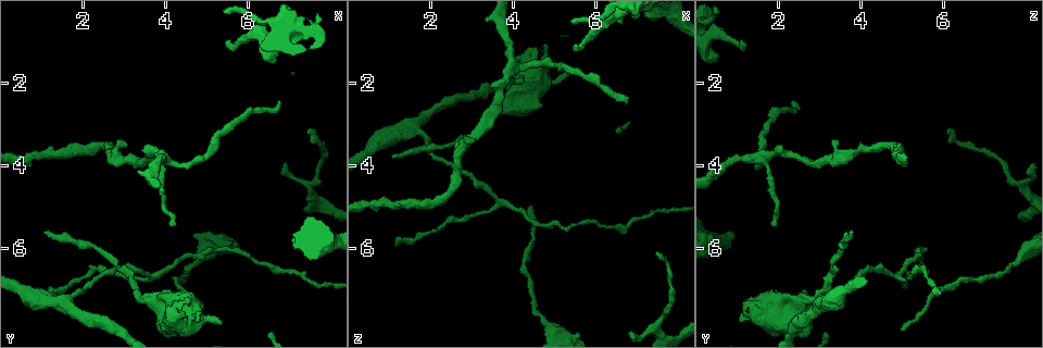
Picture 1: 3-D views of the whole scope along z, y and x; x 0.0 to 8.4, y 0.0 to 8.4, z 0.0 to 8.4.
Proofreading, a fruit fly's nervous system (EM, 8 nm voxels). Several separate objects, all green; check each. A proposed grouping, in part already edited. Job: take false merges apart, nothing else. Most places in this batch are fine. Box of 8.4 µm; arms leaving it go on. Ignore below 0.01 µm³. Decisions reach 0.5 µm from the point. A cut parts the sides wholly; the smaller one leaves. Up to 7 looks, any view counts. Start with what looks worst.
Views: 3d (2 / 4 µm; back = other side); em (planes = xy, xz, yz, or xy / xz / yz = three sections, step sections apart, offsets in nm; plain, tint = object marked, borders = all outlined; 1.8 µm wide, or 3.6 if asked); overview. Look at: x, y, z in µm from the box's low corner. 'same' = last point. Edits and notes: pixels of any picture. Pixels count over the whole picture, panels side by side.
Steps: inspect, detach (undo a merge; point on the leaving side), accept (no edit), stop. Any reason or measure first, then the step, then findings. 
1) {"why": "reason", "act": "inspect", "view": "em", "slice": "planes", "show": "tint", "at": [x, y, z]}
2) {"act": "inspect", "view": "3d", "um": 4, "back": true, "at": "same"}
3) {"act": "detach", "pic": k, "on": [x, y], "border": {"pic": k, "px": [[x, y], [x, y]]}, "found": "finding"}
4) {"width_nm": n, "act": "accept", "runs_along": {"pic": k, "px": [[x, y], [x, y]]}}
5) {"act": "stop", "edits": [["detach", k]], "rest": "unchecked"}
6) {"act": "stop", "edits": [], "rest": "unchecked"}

{"why": "sharp bend", "act": "inspect", "view": "3d", "um": 2, "back": true, "at": [1.65, 7.30, 3.05]}

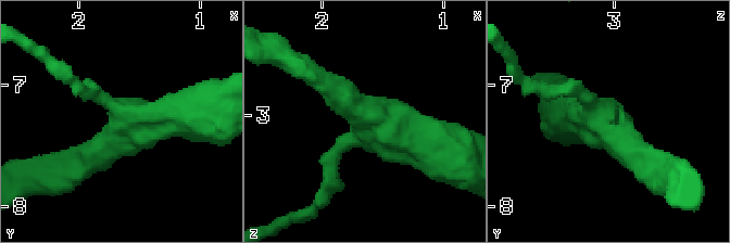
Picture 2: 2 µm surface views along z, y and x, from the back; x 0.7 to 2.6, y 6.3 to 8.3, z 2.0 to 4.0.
{"arms": 3, "why": "need the tissue", "act": "inspect", "view": "em", "slice": "yz", "step": 4, "show": "tint", "at": [1.60, 7.26, 3.08]}

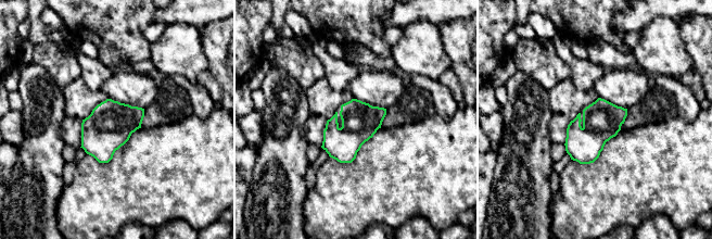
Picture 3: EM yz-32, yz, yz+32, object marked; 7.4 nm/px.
{"act": "inspect", "view": "em", "slice": "xz", "step": 4, "show": "tint", "at": "same"}

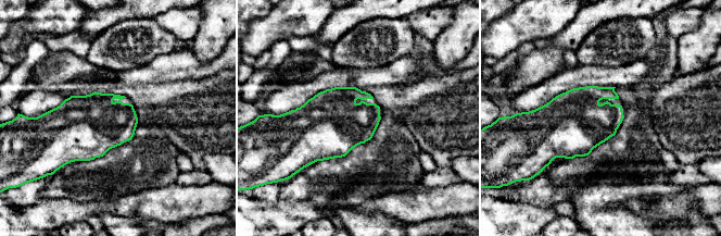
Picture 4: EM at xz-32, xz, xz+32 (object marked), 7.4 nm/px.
{"act": "accept", "found": "continuous, no second neuron"}

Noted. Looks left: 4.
{"why": "calibre changes", "act": "inspect", "view": "3d", "um": 4, "back": true, "at": [4.20, 7.45, 2.50]}

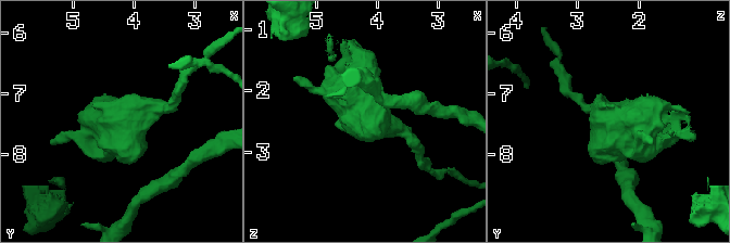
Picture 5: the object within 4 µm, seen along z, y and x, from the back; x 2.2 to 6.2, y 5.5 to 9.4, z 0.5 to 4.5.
{"why": "now the EM", "act": "inspect", "view": "em", "um": 3.6, "slice": "planes", "show": "tint", "at": [4.20, 7.50, 2.45]}

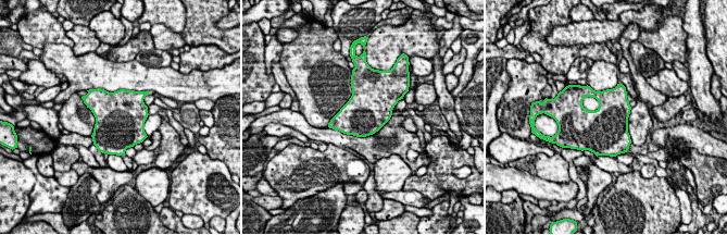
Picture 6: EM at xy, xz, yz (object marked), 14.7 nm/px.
{"width_nm": 550, "act": "accept", "found": "continuous, no second neuron"}

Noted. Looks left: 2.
{"why": "narrows sharply", "act": "inspect", "view": "3d", "um": 2, "at": [3.95, 3.80, 1.65]}

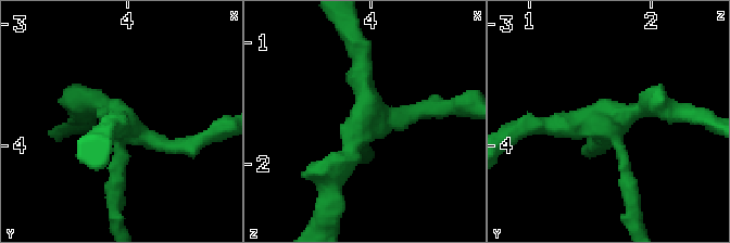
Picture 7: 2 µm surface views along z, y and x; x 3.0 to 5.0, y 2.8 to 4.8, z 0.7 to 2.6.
{"why": "shape alone is not enough", "act": "inspect", "view": "em", "slice": "planes", "show": "tint", "at": [3.98, 3.82, 1.64]}

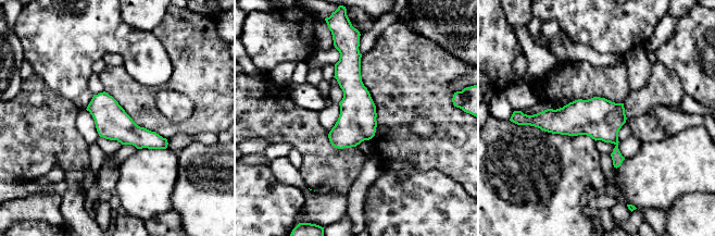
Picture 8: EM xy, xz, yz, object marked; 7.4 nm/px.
{"act": "accept", "found": "continuous, no second neuron"}

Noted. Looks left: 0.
{"act": "stop", "edits": [], "rest": "unchecked"}

